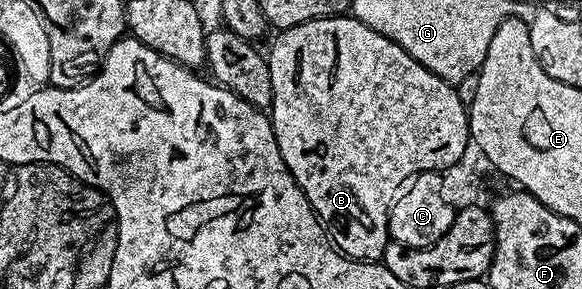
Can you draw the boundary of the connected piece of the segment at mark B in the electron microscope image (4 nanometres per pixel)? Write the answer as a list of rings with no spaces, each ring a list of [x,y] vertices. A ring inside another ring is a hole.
[[[354,16],[309,20],[288,30],[280,30],[274,36],[275,43],[272,44],[271,51],[266,51],[265,57],[269,64],[269,76],[273,80],[273,100],[269,107],[269,117],[277,140],[277,148],[281,152],[281,160],[285,160],[293,180],[305,192],[309,204],[325,227],[326,237],[330,239],[335,249],[354,262],[379,262],[389,241],[390,208],[400,191],[400,186],[407,178],[412,178],[417,173],[444,172],[461,159],[469,139],[468,107],[464,106],[458,89],[452,83],[429,72],[429,68],[413,60],[413,56],[409,56],[405,48],[381,36],[381,32],[369,28]]]

